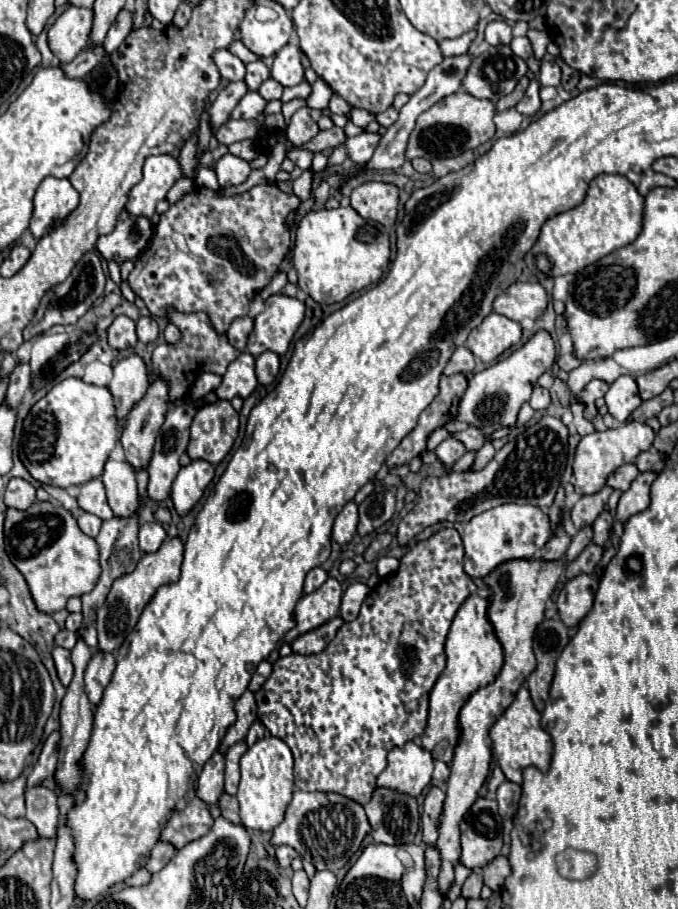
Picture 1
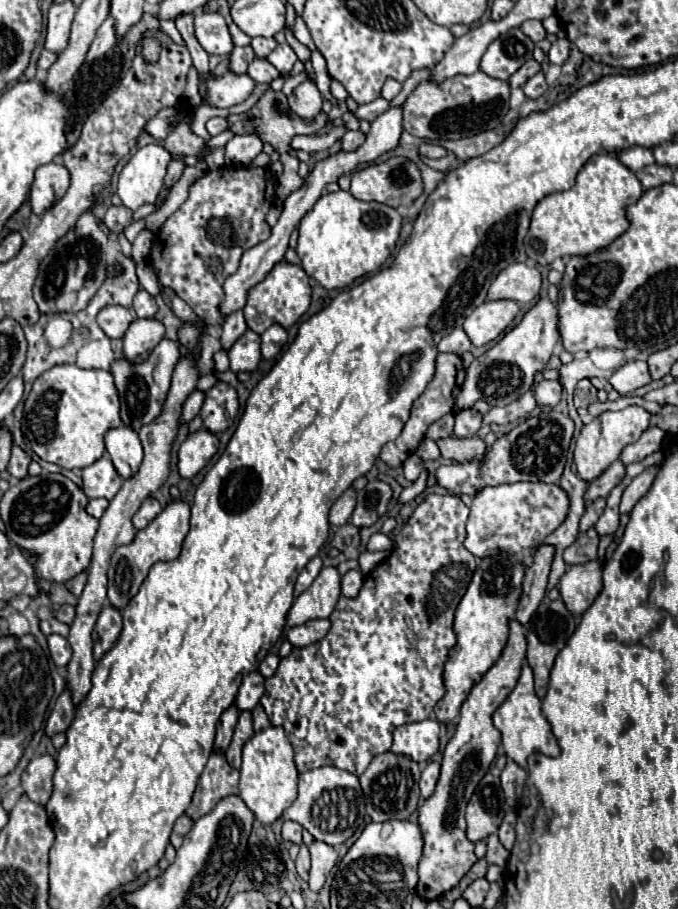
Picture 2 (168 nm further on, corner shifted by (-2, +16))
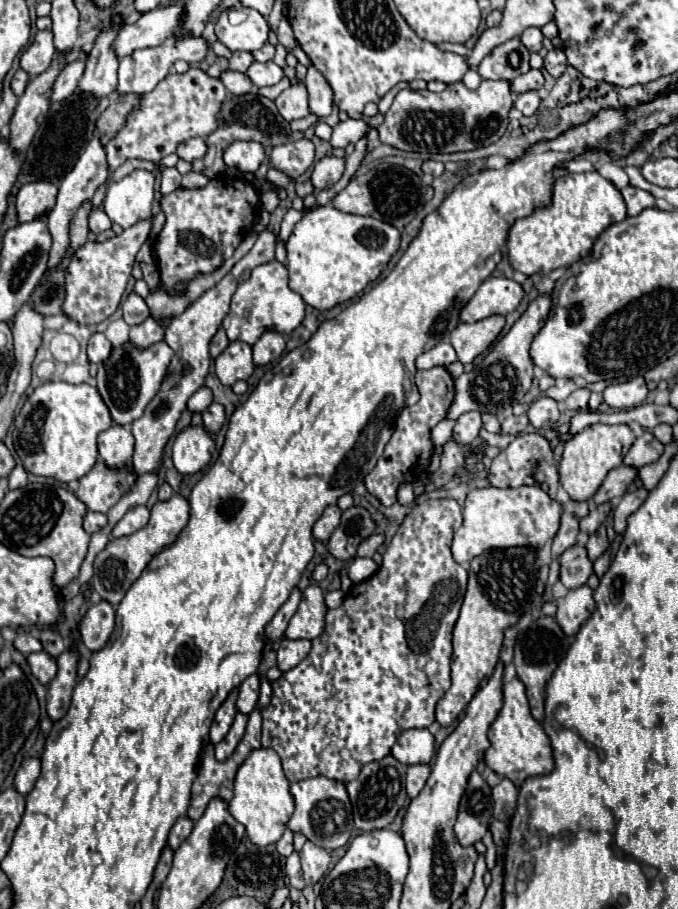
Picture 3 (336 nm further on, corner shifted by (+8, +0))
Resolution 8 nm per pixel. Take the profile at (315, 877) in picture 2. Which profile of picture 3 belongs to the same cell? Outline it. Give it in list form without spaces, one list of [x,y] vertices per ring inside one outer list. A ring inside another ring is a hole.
[[[309,840],[305,842],[303,850],[299,852],[301,856],[301,868],[303,868],[303,880],[307,886],[313,886],[315,882],[319,882],[323,878],[323,874],[329,868],[331,856],[327,850],[311,844]]]

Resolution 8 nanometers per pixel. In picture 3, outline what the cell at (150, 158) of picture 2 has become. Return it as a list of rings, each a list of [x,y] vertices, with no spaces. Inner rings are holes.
[[[133,170],[125,178],[111,182],[105,194],[105,214],[123,228],[151,216],[155,176],[147,170]]]

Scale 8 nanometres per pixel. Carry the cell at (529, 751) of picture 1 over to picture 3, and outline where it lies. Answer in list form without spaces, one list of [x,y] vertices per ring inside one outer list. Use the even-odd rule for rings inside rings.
[[[519,678],[503,686],[503,708],[489,728],[489,750],[485,752],[485,764],[503,778],[509,778],[515,786],[521,786],[525,778],[549,774],[553,770],[553,754],[543,726],[531,716],[525,686]]]

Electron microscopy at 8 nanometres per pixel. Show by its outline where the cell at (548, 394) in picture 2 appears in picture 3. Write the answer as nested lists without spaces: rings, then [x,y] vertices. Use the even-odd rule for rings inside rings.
[[[543,396],[543,398],[539,398],[539,400],[535,400],[531,404],[527,416],[529,416],[529,422],[537,430],[541,430],[541,428],[551,426],[551,424],[555,424],[559,420],[559,406],[557,406],[557,402],[553,398]]]

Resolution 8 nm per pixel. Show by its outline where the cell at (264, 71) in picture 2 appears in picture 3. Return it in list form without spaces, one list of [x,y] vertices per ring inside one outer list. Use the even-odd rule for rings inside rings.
[[[227,70],[221,74],[221,82],[225,84],[225,88],[235,94],[235,96],[243,96],[243,94],[249,94],[253,84],[251,80],[247,78],[247,74],[241,74],[241,72],[233,72],[233,70]]]

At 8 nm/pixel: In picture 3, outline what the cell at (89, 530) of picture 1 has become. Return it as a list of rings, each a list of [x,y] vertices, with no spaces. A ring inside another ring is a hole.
[[[91,510],[85,514],[85,520],[83,520],[83,528],[85,528],[89,534],[93,534],[93,532],[101,530],[105,524],[107,524],[107,516],[105,516],[105,514],[99,514],[99,512],[91,512]]]

